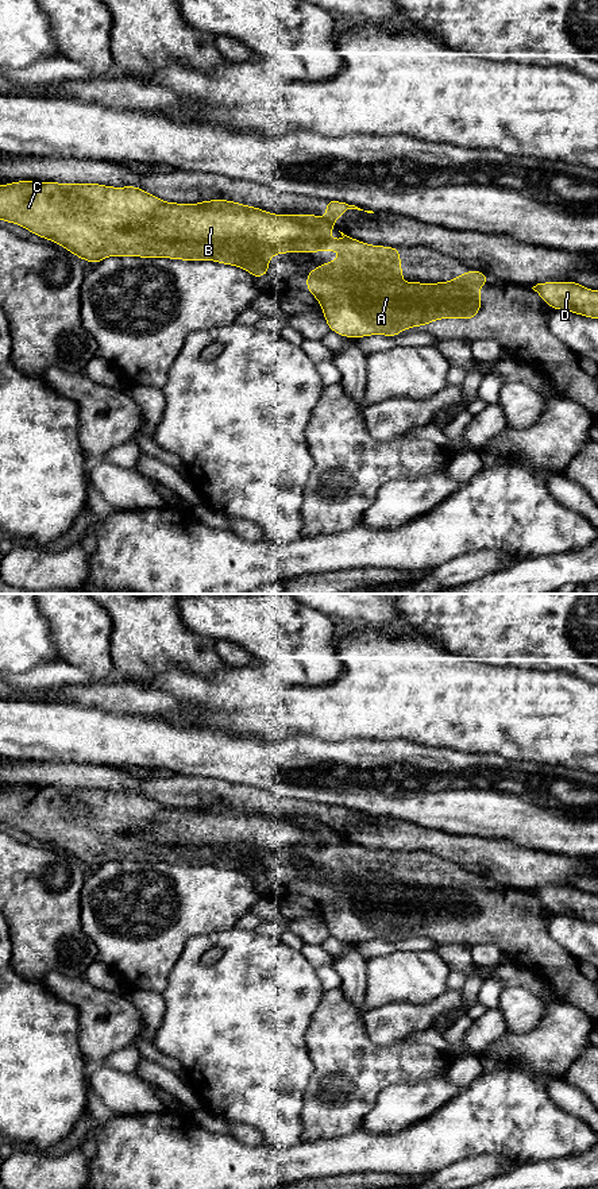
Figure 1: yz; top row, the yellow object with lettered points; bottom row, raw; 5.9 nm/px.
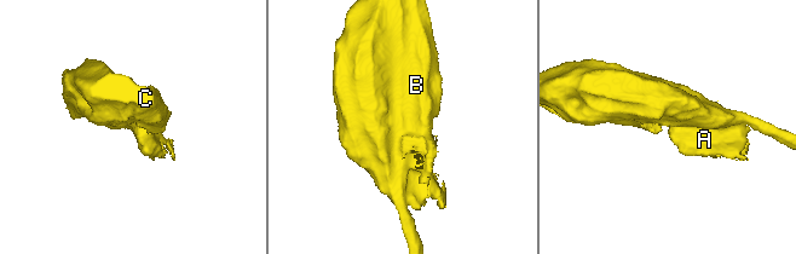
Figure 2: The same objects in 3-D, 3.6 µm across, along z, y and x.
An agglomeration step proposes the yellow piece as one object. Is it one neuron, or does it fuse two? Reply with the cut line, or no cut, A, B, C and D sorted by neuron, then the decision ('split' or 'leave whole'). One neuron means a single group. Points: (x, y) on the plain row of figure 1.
cut in yz along (126, 833), (180, 845), (249, 845), (263, 849), (272, 860); A C / B D; split

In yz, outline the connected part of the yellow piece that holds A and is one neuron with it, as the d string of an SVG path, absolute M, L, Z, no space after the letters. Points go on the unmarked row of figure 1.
M346 841L331 845L321 852L331 857L340 854L335 866L320 868L306 879L306 895L323 912L323 920L331 935L344 942L385 939L396 942L412 931L425 931L440 923L471 924L482 911L479 893L489 880L474 873L455 881L451 887L421 888L402 885L402 860L398 852L373 850Z

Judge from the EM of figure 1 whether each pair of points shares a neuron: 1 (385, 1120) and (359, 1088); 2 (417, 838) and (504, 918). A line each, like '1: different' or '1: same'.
1: different
2: different

